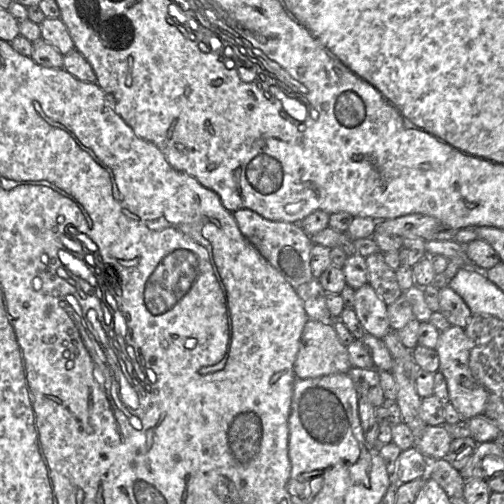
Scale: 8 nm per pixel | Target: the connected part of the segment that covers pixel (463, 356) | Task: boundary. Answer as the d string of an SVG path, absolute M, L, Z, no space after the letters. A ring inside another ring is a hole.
M450 326L440 332L435 348L439 357L439 372L447 383L449 402L461 415L461 420L469 420L477 415L484 414L488 394L486 389L473 377L469 368L469 357L472 349L472 341L466 335L464 328Z

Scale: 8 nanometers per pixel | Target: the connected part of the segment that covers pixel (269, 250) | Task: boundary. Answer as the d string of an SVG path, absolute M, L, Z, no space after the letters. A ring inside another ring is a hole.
M250 209L235 211L233 216L244 237L293 288L314 278L310 266L310 253L314 243L299 223L268 220Z

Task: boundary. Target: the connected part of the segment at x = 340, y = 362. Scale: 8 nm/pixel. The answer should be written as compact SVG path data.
M309 319L302 331L300 348L294 362L298 379L348 373L352 365L332 323Z

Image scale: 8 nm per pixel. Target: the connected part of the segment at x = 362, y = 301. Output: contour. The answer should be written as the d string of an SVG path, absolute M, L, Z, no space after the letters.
M369 283L355 290L353 309L366 333L382 339L392 330L387 314L387 304Z

